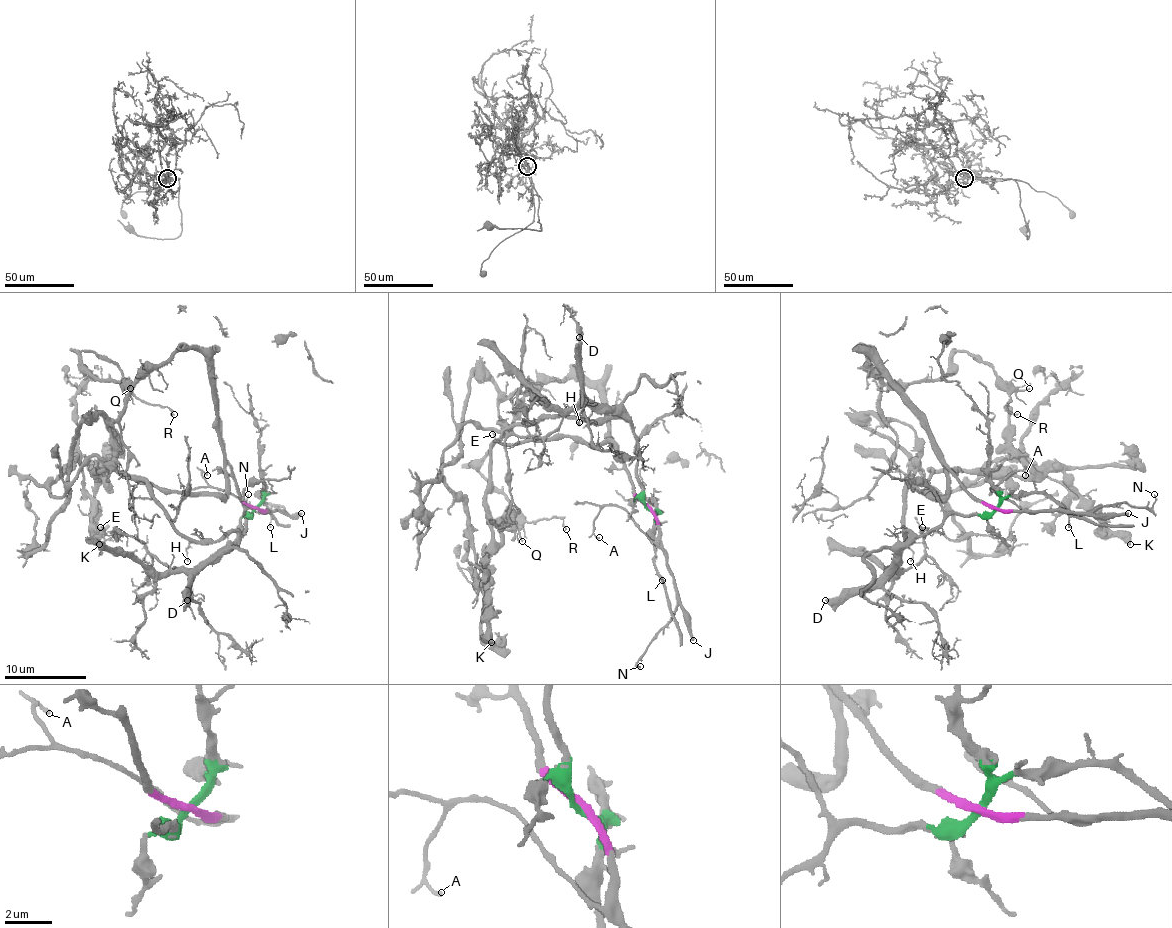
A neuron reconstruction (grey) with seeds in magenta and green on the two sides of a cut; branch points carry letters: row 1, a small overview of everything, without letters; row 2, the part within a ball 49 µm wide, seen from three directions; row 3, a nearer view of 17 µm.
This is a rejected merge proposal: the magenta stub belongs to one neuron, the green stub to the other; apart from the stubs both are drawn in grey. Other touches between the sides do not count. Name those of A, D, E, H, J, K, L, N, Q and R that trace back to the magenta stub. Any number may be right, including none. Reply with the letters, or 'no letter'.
A, J, K, N, Q, R

